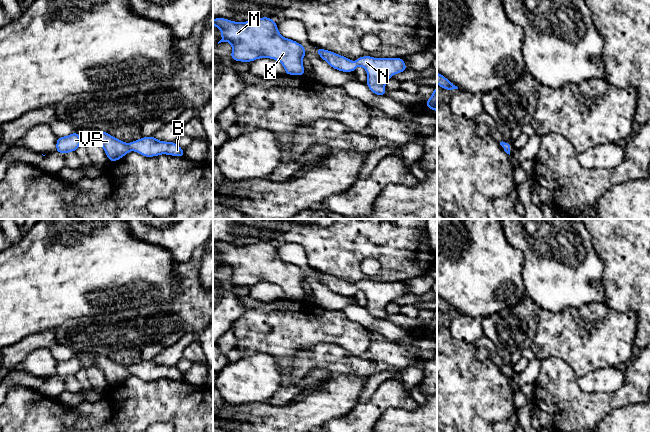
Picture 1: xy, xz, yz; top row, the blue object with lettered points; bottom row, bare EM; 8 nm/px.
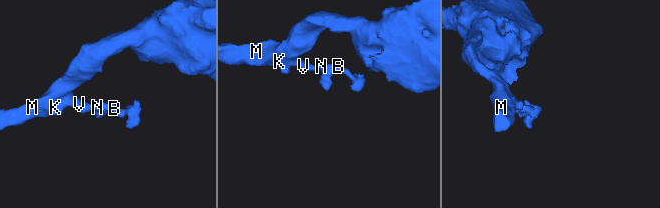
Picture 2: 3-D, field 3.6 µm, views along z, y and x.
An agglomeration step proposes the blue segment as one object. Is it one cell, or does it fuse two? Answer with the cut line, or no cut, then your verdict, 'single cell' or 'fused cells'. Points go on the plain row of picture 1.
cut none; single cell

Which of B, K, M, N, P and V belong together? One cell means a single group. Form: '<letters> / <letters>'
B K M N P V

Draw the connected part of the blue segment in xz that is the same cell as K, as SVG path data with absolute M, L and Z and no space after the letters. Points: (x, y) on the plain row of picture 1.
M261 241L256 244L250 244L246 246L235 246L226 242L214 242L213 249L221 254L222 263L218 266L229 266L232 269L232 277L230 282L239 286L252 286L259 282L270 282L280 286L286 299L302 300L305 298L302 283L306 281L305 271L300 267L284 262L277 252L277 246L273 245L271 241Z

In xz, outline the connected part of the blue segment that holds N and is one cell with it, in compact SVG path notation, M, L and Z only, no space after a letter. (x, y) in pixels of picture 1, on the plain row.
M316 272L318 279L328 287L328 289L341 296L354 296L358 289L367 296L366 309L369 314L376 319L386 319L386 306L395 298L408 294L403 282L374 282L372 280L362 280L351 285L333 275Z

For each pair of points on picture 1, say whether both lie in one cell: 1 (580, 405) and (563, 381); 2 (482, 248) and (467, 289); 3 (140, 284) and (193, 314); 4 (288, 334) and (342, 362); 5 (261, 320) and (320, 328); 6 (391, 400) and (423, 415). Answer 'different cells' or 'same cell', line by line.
1: same cell
2: same cell
3: different cells
4: different cells
5: same cell
6: different cells

